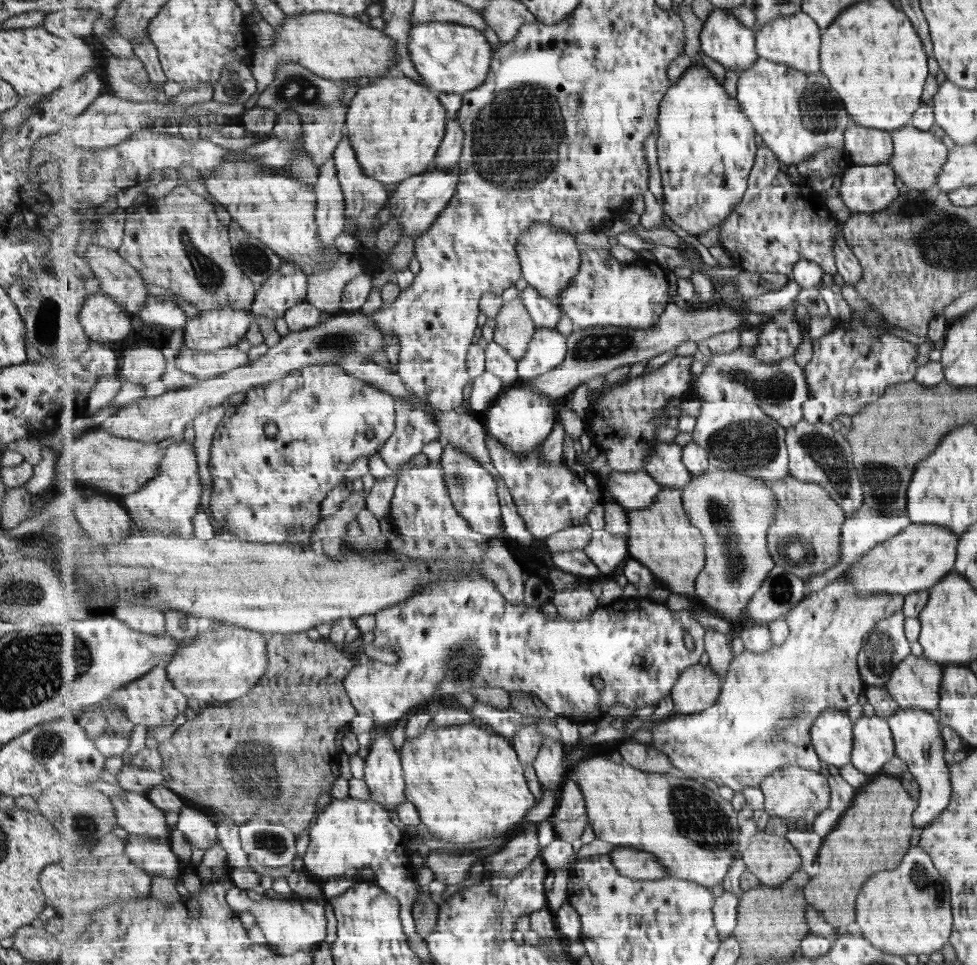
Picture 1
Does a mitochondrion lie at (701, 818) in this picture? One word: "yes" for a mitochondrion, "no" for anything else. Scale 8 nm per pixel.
yes

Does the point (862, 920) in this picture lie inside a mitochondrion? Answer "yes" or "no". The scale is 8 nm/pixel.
no

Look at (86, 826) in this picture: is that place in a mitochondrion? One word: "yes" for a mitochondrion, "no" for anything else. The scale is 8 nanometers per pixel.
yes

